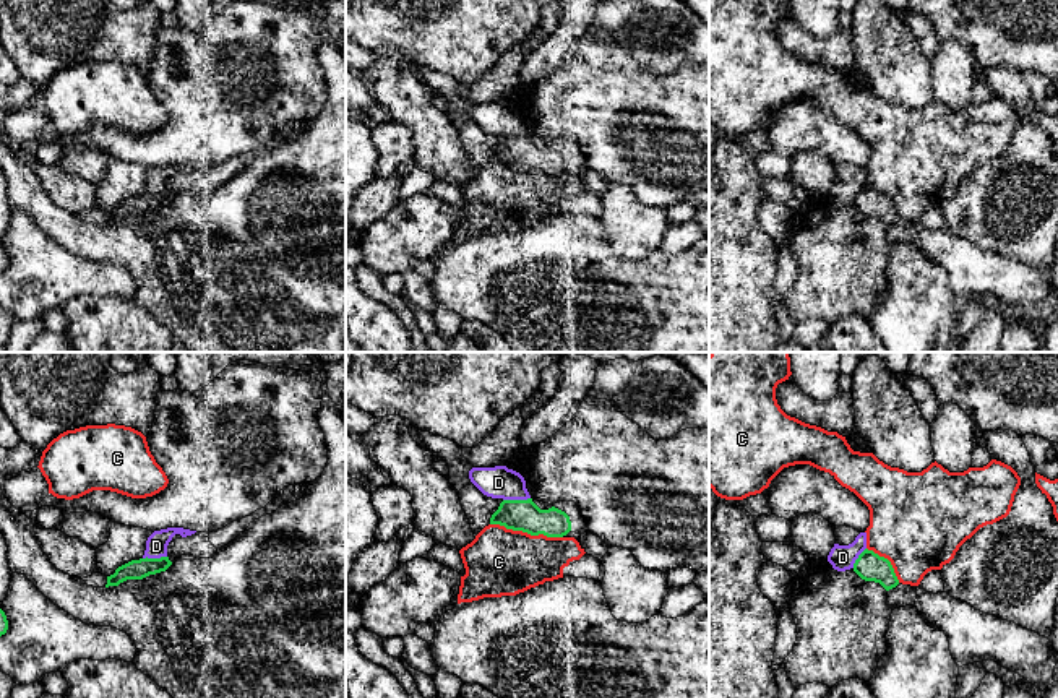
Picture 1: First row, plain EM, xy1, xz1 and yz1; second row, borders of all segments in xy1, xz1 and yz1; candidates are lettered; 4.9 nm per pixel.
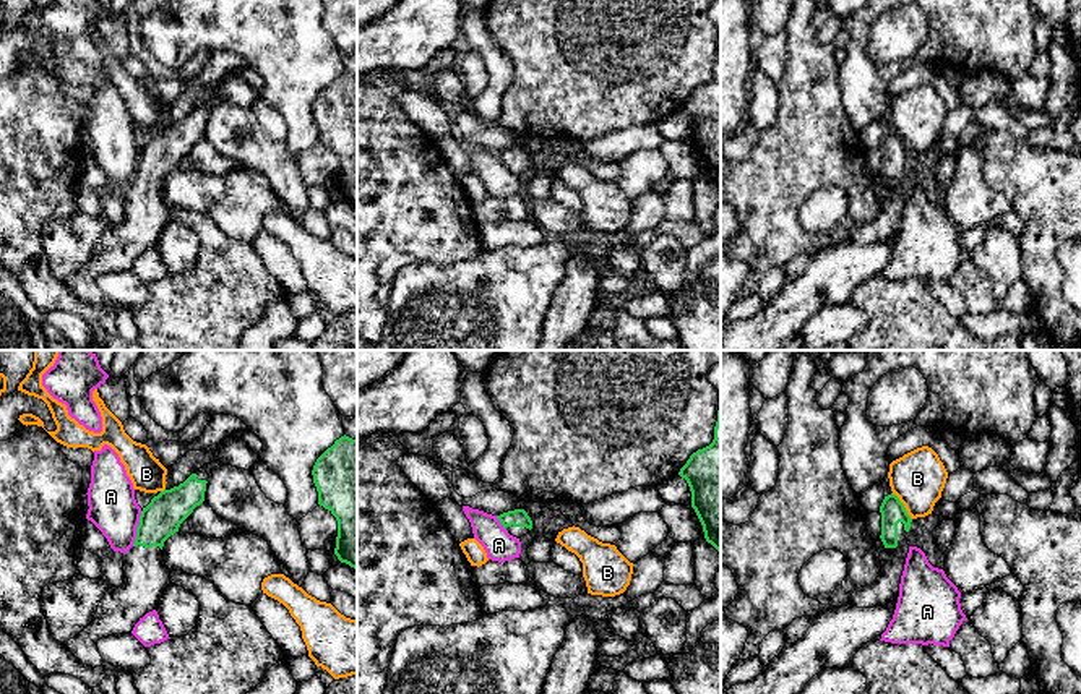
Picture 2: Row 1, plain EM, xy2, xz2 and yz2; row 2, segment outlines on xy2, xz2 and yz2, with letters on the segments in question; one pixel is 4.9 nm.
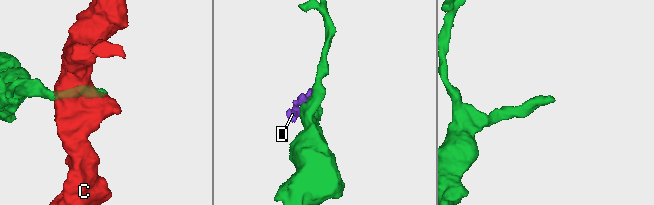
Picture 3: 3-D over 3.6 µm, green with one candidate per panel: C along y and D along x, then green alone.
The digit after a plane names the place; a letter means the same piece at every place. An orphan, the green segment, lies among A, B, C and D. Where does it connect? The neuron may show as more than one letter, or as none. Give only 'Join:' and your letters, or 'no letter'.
Join: no letter

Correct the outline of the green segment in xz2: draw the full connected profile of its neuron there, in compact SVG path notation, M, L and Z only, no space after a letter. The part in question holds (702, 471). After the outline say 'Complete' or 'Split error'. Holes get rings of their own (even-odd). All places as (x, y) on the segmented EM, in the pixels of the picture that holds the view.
M721 405L713 443L693 452L678 475L690 486L706 542L721 553Z. Complete

